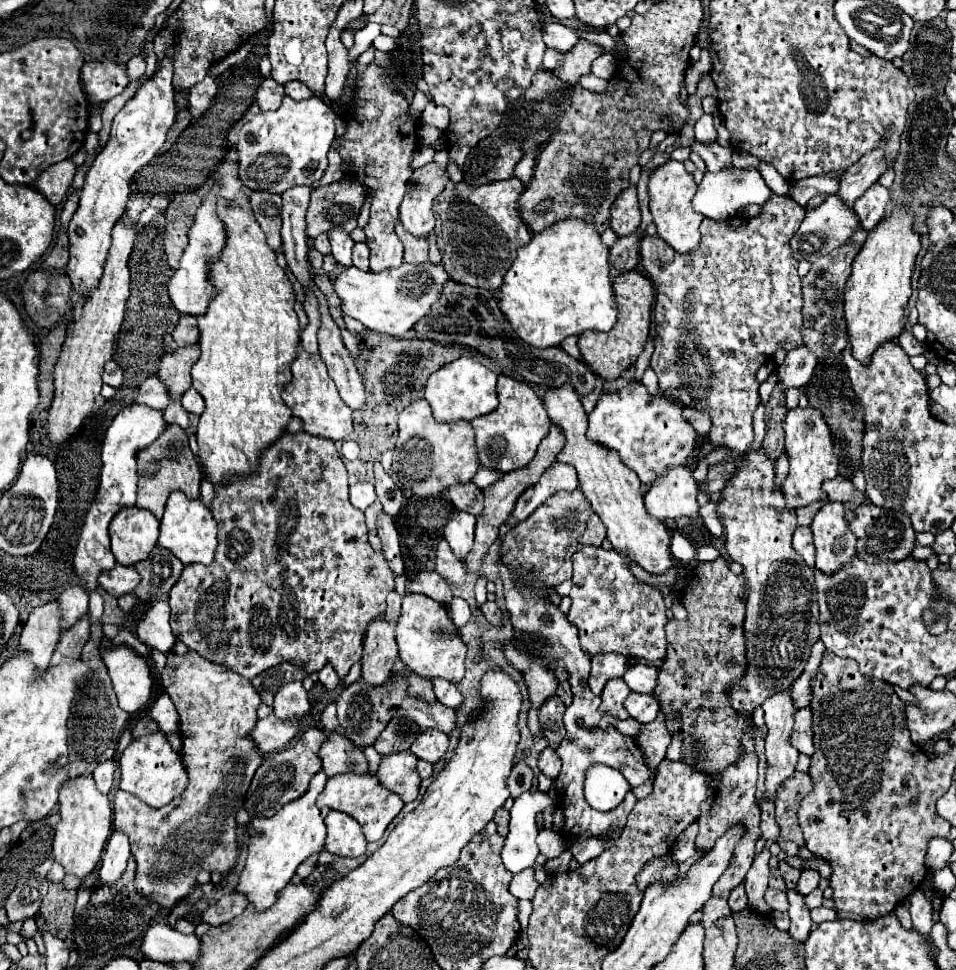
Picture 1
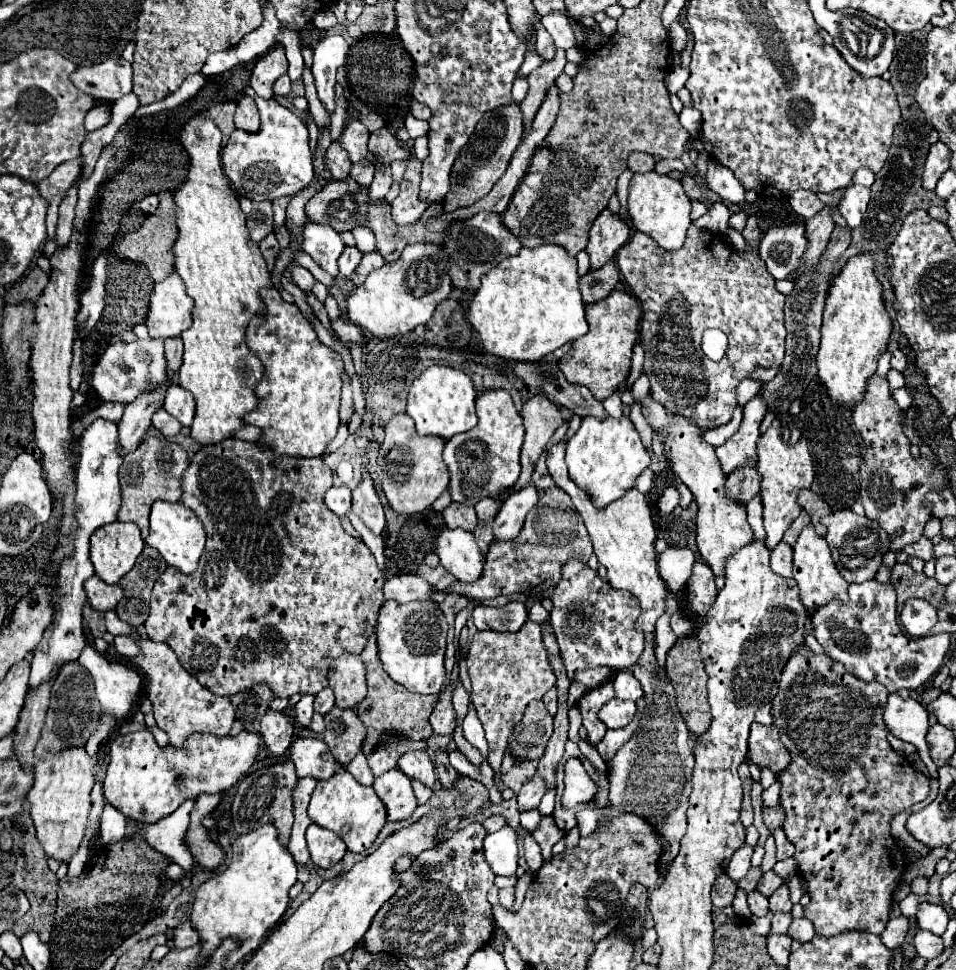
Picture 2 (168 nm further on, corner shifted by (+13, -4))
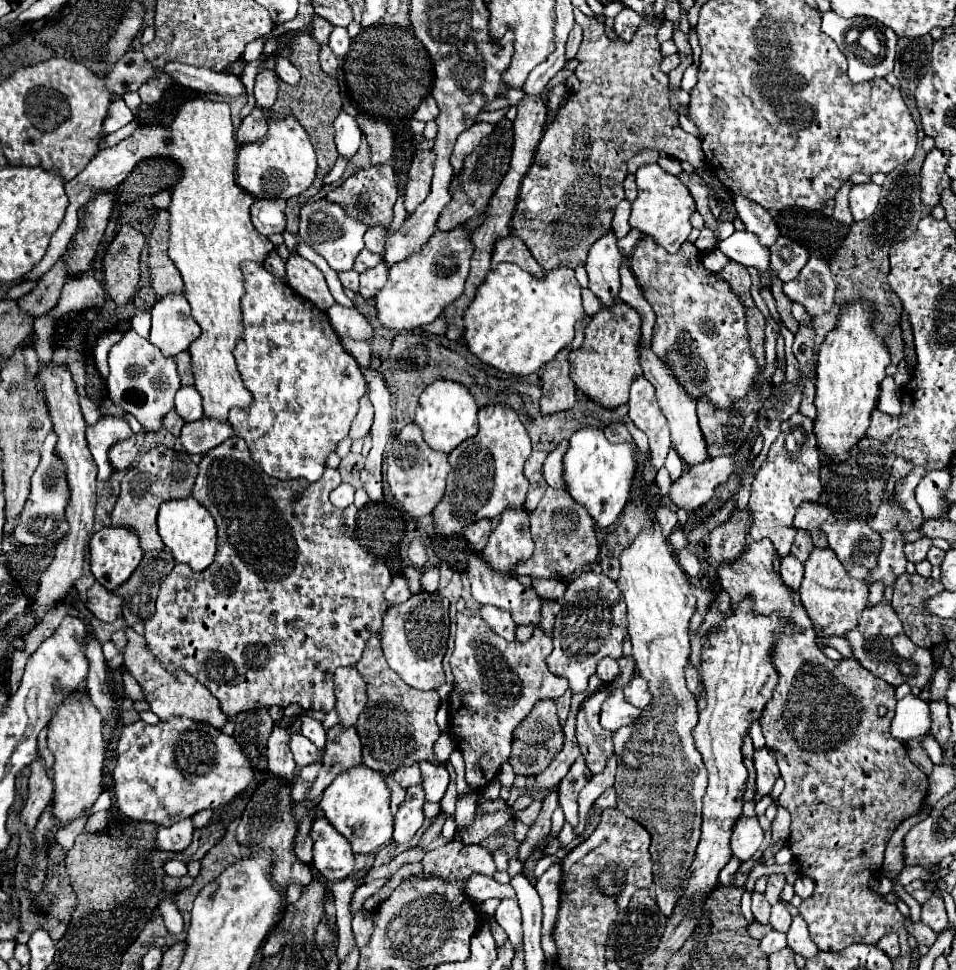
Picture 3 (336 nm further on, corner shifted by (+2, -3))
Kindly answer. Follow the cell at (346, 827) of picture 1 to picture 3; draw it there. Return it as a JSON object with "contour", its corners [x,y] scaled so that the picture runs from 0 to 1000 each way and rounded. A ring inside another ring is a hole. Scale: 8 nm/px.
{"contour":[[[335,838],[324,857],[328,865],[326,892],[341,906],[362,906],[370,896],[370,879],[362,863],[358,863]]]}

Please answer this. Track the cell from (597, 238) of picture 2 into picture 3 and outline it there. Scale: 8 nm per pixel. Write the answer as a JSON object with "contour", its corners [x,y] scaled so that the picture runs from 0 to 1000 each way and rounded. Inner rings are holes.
{"contour":[[[638,238],[634,244],[628,244],[615,261],[613,267],[613,281],[617,288],[615,298],[630,310],[632,316],[640,316],[646,310],[649,300],[649,277],[651,261],[646,259],[644,244]]]}

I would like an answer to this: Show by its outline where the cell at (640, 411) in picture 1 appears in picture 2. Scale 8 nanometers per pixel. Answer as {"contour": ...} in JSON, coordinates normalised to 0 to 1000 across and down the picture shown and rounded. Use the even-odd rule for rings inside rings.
{"contour":[[[652,427],[647,433],[639,429],[633,429],[633,433],[614,429],[610,431],[604,447],[593,456],[591,476],[595,480],[595,491],[610,505],[614,505],[622,522],[631,524],[643,513],[650,513],[652,505],[662,503],[666,491],[679,482],[681,466],[671,456],[671,449],[656,427]]]}

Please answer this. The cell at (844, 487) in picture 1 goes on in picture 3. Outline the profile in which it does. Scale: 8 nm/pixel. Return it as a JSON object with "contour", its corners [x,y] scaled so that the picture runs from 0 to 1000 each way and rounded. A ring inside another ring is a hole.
{"contour":[[[841,519],[835,525],[835,531],[831,533],[831,543],[839,545],[839,547],[845,547],[849,558],[851,558],[851,564],[866,564],[864,552],[858,547],[858,541],[866,535],[866,531],[868,531],[868,527],[862,521]]]}

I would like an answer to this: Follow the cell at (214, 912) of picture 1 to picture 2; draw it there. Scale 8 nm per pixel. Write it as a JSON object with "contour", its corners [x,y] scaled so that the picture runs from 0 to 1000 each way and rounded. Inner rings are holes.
{"contour":[[[194,948],[191,953],[187,953],[183,957],[181,971],[183,971],[183,977],[198,977],[198,975],[204,975],[208,971],[208,965],[204,963],[204,957],[200,955],[200,948]]]}

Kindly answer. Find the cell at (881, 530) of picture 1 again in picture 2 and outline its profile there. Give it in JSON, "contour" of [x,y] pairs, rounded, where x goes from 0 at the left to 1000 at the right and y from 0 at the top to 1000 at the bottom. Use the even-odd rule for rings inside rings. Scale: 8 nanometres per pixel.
{"contour":[[[890,526],[869,528],[867,532],[861,534],[861,540],[865,542],[863,557],[869,565],[873,584],[880,590],[880,594],[886,600],[905,600],[915,596],[919,584],[924,581],[924,573],[930,569],[928,548],[907,532],[896,532]]]}

